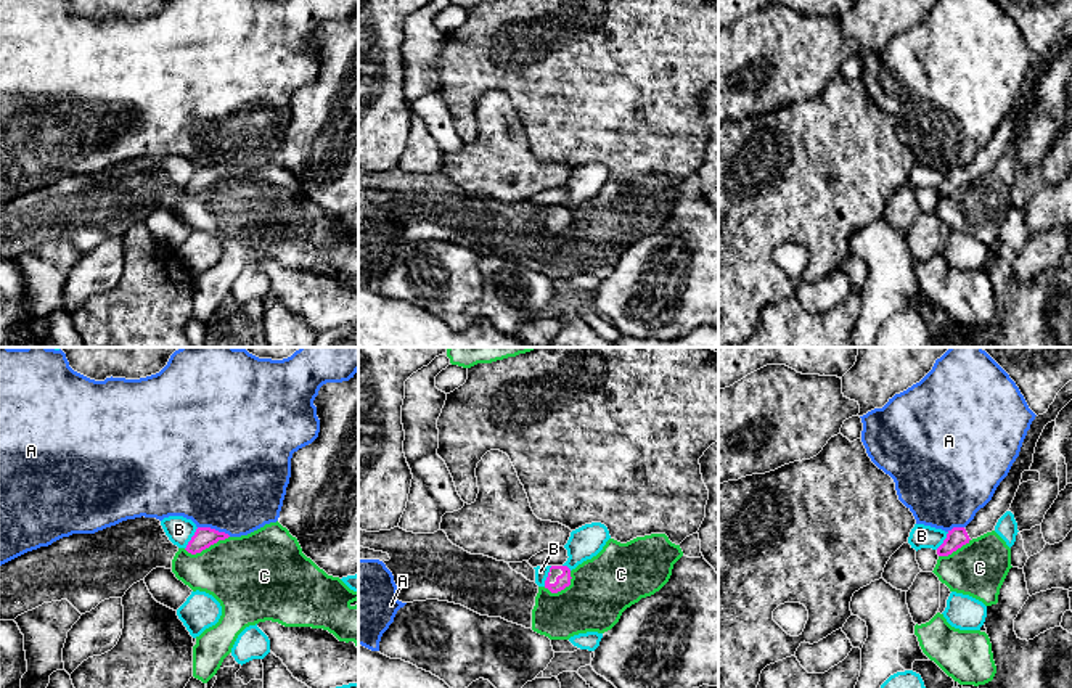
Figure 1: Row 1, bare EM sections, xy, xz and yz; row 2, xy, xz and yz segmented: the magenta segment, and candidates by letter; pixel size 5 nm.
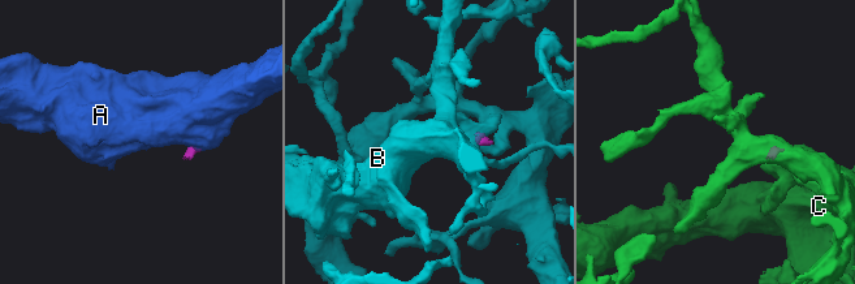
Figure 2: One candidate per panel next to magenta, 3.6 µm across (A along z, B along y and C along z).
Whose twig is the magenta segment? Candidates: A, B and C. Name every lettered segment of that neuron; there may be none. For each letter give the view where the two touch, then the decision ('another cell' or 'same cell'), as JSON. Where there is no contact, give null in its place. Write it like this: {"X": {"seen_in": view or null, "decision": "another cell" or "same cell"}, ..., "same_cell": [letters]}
{"A": {"seen_in": "xy", "decision": "another cell"}, "B": {"seen_in": "xy", "decision": "another cell"}, "C": {"seen_in": "xy", "decision": "another cell"}, "same_cell": []}

